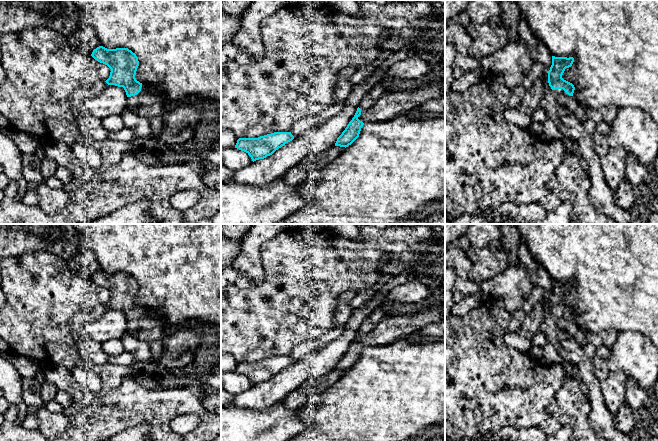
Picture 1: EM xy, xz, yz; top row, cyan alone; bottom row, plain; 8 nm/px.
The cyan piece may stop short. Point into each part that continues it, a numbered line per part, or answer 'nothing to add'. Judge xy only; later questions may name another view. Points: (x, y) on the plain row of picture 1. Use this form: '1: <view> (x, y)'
1: xy (148, 328)

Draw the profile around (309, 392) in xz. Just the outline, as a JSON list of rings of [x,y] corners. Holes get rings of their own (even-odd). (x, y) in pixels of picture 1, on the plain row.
[[[332,370],[325,376],[313,377],[290,392],[283,400],[284,405],[291,410],[303,408],[308,403],[321,403],[321,395],[335,384],[344,371]]]

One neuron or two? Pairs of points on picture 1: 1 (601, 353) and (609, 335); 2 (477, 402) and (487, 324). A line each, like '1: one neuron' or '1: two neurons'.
1: two neurons
2: one neuron

